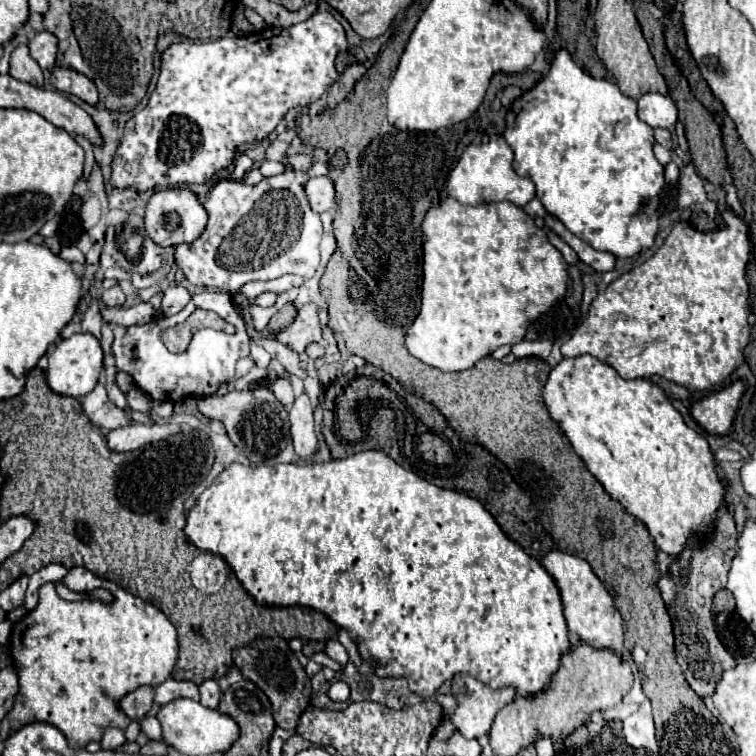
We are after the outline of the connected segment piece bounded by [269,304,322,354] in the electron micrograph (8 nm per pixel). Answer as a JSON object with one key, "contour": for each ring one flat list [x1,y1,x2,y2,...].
{"contour":[[305,304,299,308,297,318,291,322,291,326,279,330,279,334,269,334,271,340,277,340,291,348,297,354,303,354,307,344,319,342,322,338,321,322,319,322,319,306,317,304]]}

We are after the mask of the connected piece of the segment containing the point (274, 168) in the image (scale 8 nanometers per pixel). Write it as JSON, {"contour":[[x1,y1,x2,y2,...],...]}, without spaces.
{"contour":[[263,160,261,166,259,166,261,174,263,176,275,176,275,174,281,174,285,170,285,166,281,162,269,162,269,160]]}

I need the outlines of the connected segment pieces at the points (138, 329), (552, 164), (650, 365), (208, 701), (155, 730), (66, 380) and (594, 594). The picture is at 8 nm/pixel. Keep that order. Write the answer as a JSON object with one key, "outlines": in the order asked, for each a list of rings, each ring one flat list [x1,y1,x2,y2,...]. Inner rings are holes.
{"outlines":[[[201,292,201,294,193,294,191,302,179,314,171,316,169,320,165,320,161,324,159,324,159,318,155,318,147,324,127,328,127,334,121,340,113,342,113,356,115,356,117,368,131,374,135,384,145,394,149,394,153,400,179,402,189,394,197,394,197,396,211,394,213,388,217,384,221,384,221,380,231,382,237,360,249,356,249,336,245,332,243,318,239,316,239,312,233,306,231,294,227,294,227,292],[197,308,213,310,219,316,225,316,225,322,233,324,237,328,237,332,225,334,225,332,219,332,219,330,213,330,213,328,203,328,203,330,195,332,195,336,193,336,185,354,181,354,181,356,171,354,165,348,161,334,167,328,171,328,179,322,185,322,187,316,191,316,193,310,197,310]],[[559,50,555,54,555,60,551,64,549,74,531,90,527,90,523,96,519,96,513,106,507,112,507,126,505,126,505,140,507,144,513,148,515,152,515,172,523,178,533,180,533,184,537,186,537,198,543,202,545,210,559,218,567,230,571,230,575,236,579,236,581,240,585,240,589,246,593,246,599,252,609,252,615,258,631,258,635,254,639,254,641,250,647,250,655,244,655,236,657,236,657,206,659,206,659,194,665,186,665,176,663,176,663,166,661,162,653,156,653,128,647,126,645,122,641,122,637,118,637,102,629,96,625,96,617,84,611,84,609,80,597,80,593,76,589,76,585,70,581,70,571,54,567,50]],[[731,212,727,214,727,226,715,232,699,232,691,224,679,222,667,236,665,244,647,262,613,280,605,292,591,302,587,318,561,346,561,354,591,354,615,368,625,380,651,378,657,374,691,392,713,388,745,362,743,348,749,344,749,286,745,278,749,254,749,229,739,216]],[[207,680,199,686,199,692,201,692,201,704,215,710,219,706,219,700,221,700,221,692,219,692,219,686,215,680]],[[145,716,141,722,141,732,145,732,151,740,161,740,161,724,153,716]],[[73,334,71,338,61,340,47,358,49,358,49,366,47,366,49,388,55,390,57,394,73,396,73,398,89,394,95,388,99,380,99,372,103,368,103,350,99,346,99,340,91,334]],[[559,550,549,552,541,564,553,576,563,602,563,614,569,626,571,636,591,644,593,648,613,648,615,652,623,650,623,618,613,606,611,594,605,590,601,580,593,574,591,566,573,554,565,554]]]}

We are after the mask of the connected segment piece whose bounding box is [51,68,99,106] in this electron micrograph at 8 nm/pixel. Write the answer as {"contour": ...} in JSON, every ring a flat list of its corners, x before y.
{"contour":[[55,68,51,74,51,82,59,92,73,94,81,100,85,100,91,106,99,104,99,90,97,86,83,74,71,70,71,68]]}

